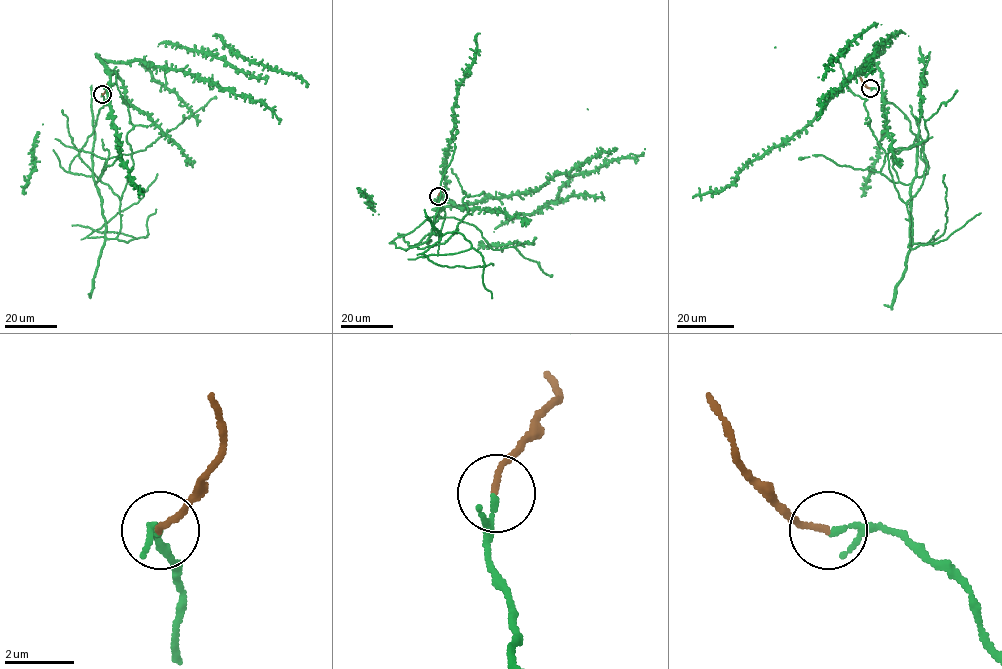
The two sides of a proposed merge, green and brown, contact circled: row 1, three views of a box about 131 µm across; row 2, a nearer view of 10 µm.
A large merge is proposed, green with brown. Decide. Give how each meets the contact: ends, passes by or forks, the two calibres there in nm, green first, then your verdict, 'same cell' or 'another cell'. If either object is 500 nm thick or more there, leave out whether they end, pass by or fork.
green passes by | brown ends | 130/170 nm | same cell

